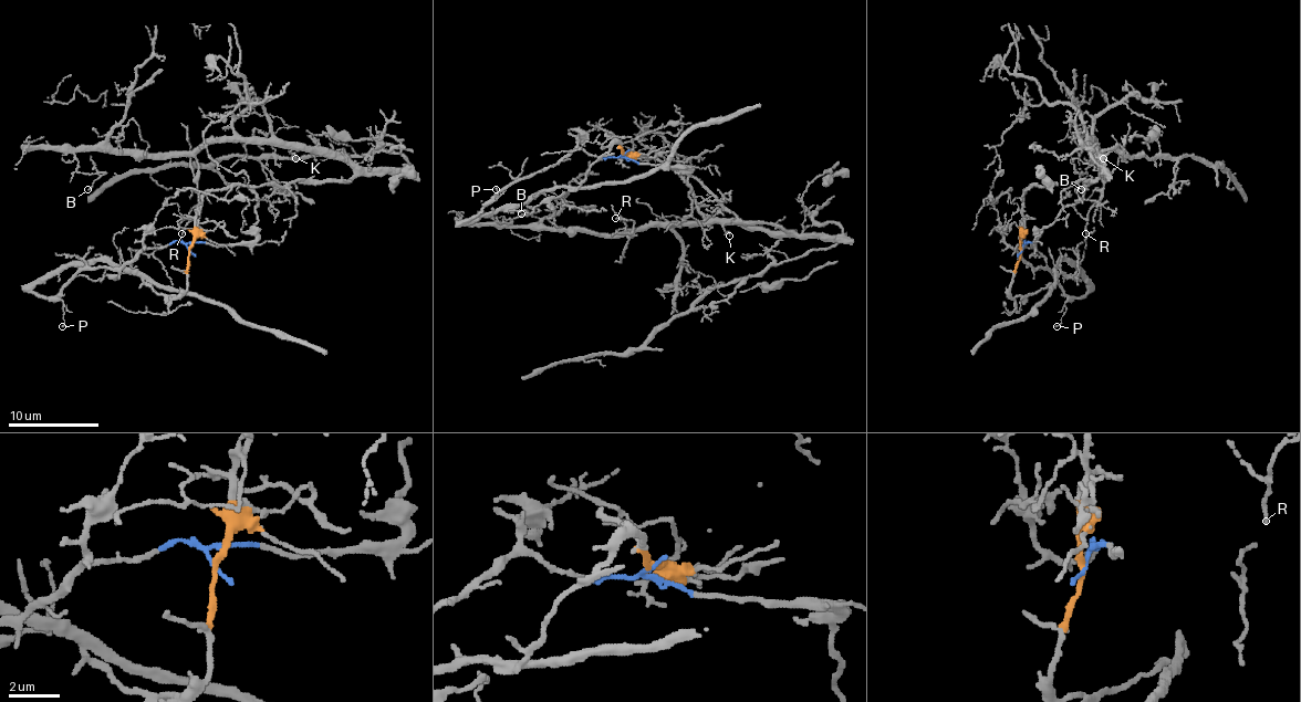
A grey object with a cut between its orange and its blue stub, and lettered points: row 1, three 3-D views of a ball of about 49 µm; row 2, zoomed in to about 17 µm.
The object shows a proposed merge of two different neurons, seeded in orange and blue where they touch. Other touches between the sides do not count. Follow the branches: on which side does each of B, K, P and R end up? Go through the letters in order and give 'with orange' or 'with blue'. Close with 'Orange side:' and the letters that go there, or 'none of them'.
B: with orange
K: with orange
P: with blue
R: with orange
Orange side: B, K, R

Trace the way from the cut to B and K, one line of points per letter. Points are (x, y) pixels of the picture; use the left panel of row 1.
B: (190, 250), (208, 194), (344, 180), (353, 168), (271, 144), (80, 150), (77, 168), (97, 176), (89, 189)
K: (190, 250), (199, 202), (212, 191), (353, 176), (344, 159), (292, 148), (297, 157)

